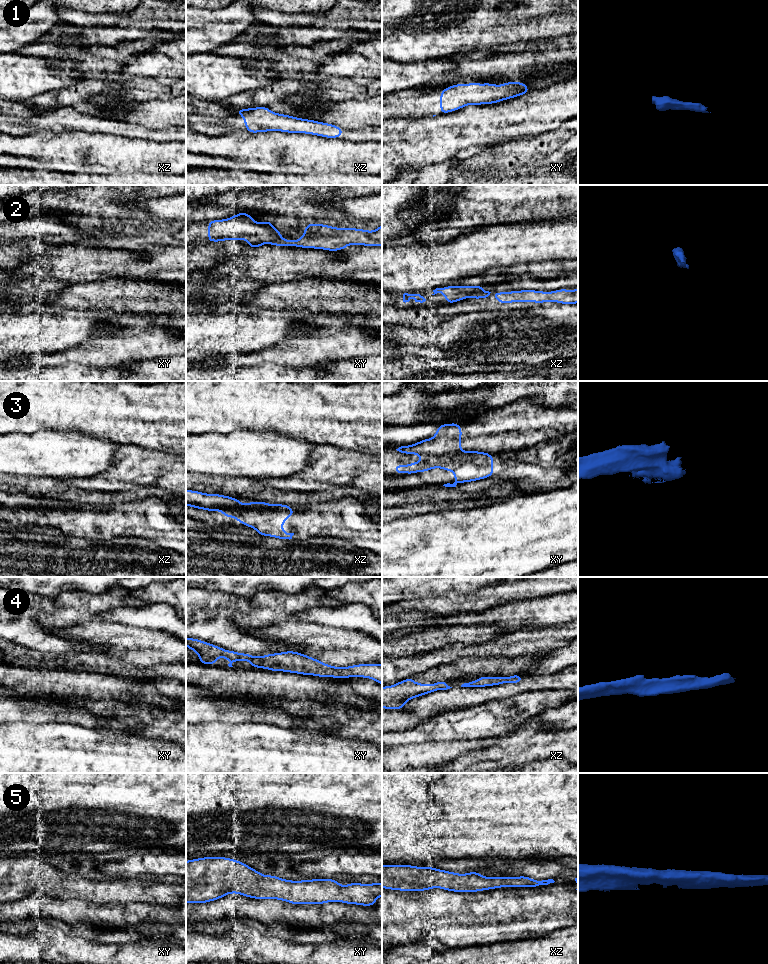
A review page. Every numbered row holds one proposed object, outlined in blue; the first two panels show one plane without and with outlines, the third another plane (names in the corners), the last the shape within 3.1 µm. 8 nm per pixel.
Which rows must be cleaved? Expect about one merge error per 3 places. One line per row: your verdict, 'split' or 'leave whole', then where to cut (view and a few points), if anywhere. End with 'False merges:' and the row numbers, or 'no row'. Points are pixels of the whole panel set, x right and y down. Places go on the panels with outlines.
1: leave whole; cut none
2: split; cut xz (483, 291), (477, 291), (470, 296)
3: split; cut xz (260, 502), (260, 506), (256, 509), (243, 511), (217, 510)
4: leave whole; cut none
5: leave whole; cut none
False merges: 2, 3

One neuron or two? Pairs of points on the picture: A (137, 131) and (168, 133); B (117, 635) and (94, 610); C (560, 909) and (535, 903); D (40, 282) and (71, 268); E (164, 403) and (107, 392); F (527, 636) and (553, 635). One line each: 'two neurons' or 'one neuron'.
A: one neuron
B: two neurons
C: one neuron
D: two neurons
E: one neuron
F: one neuron

